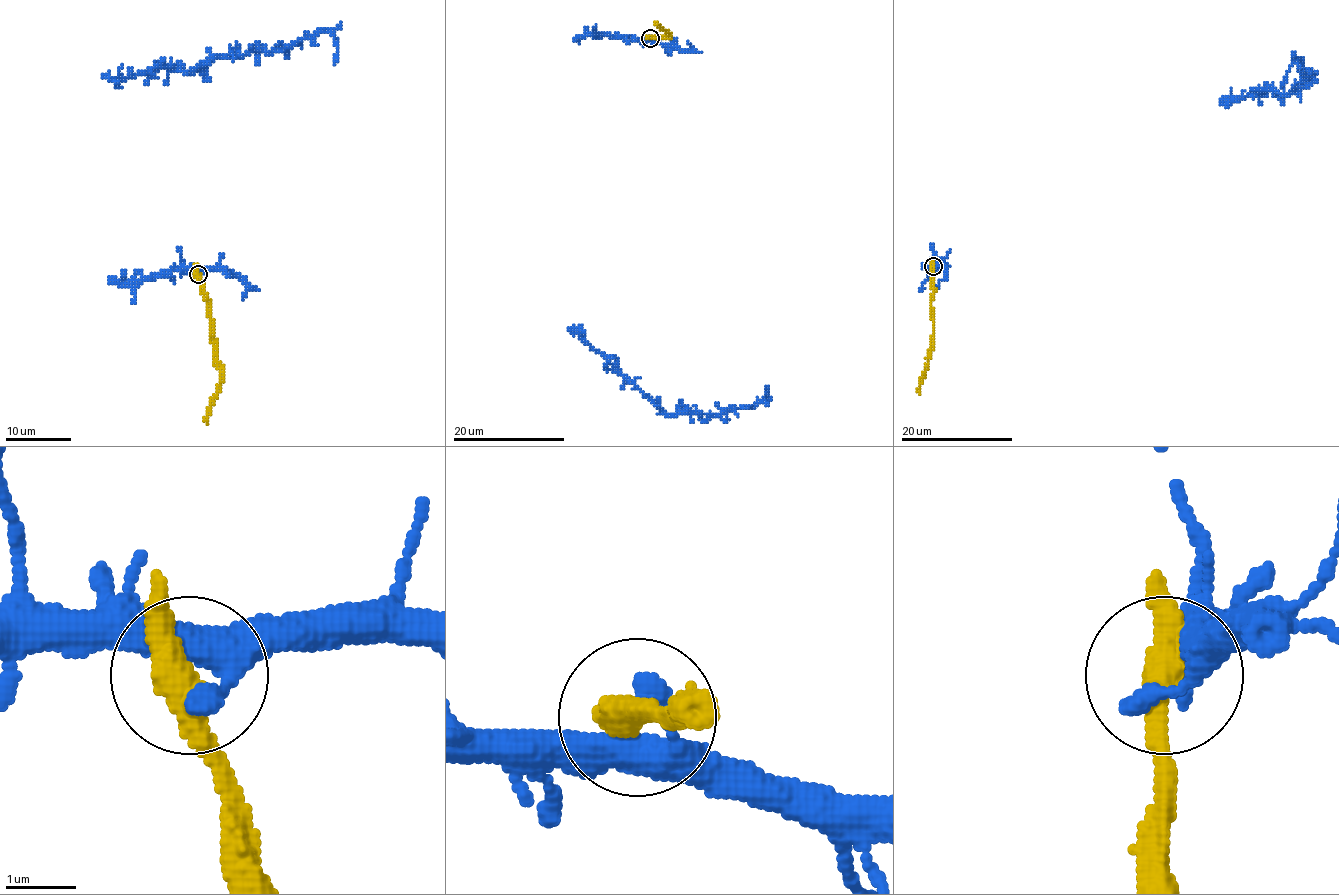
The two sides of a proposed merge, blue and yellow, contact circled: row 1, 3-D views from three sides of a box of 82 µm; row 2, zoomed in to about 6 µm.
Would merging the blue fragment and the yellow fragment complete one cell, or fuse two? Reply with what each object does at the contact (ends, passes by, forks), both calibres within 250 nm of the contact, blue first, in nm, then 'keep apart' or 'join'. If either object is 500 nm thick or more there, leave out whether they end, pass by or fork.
blue ends | yellow passes by | 300/400 nm | keep apart

